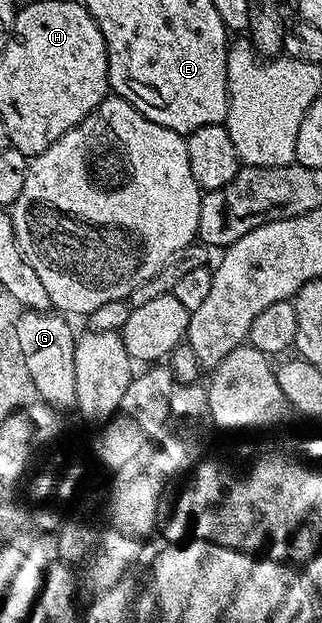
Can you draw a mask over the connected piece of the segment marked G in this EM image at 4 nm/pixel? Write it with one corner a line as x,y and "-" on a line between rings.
24,310
18,320
19,343
26,368
30,368
30,380
34,380
39,401
61,412
71,411
76,405
74,392
74,348
77,335
72,334
69,319
60,312
48,310

